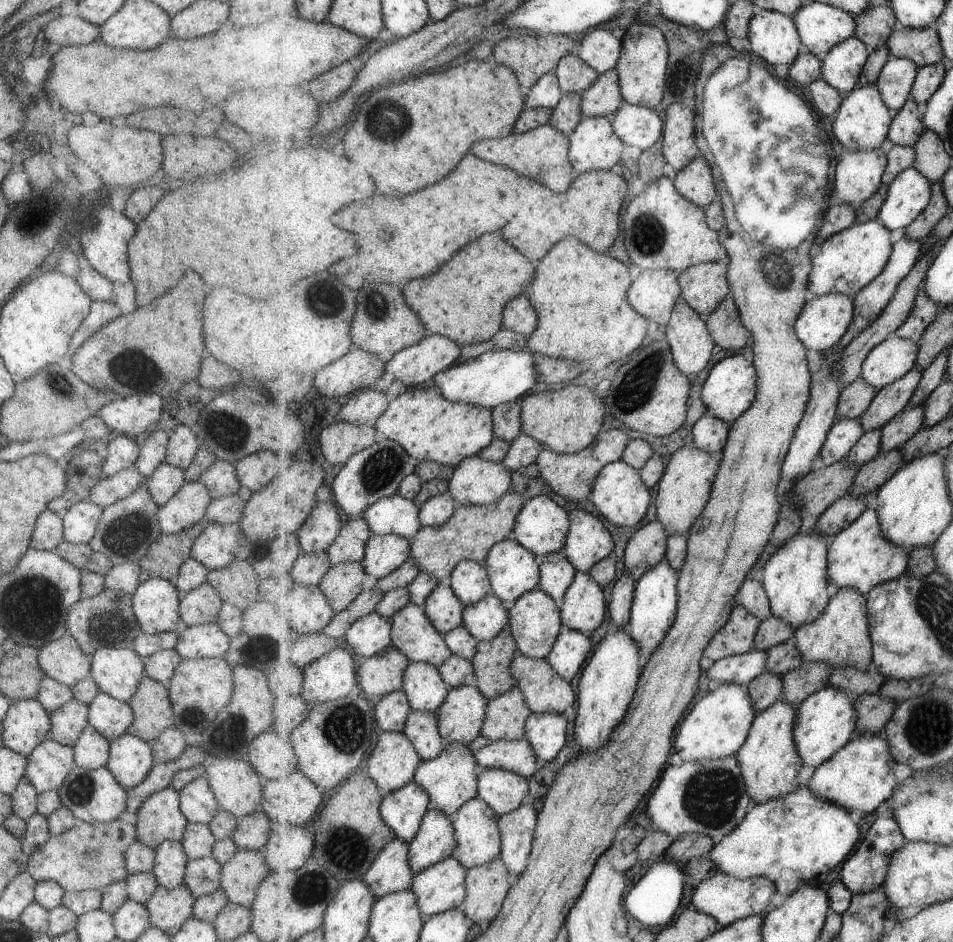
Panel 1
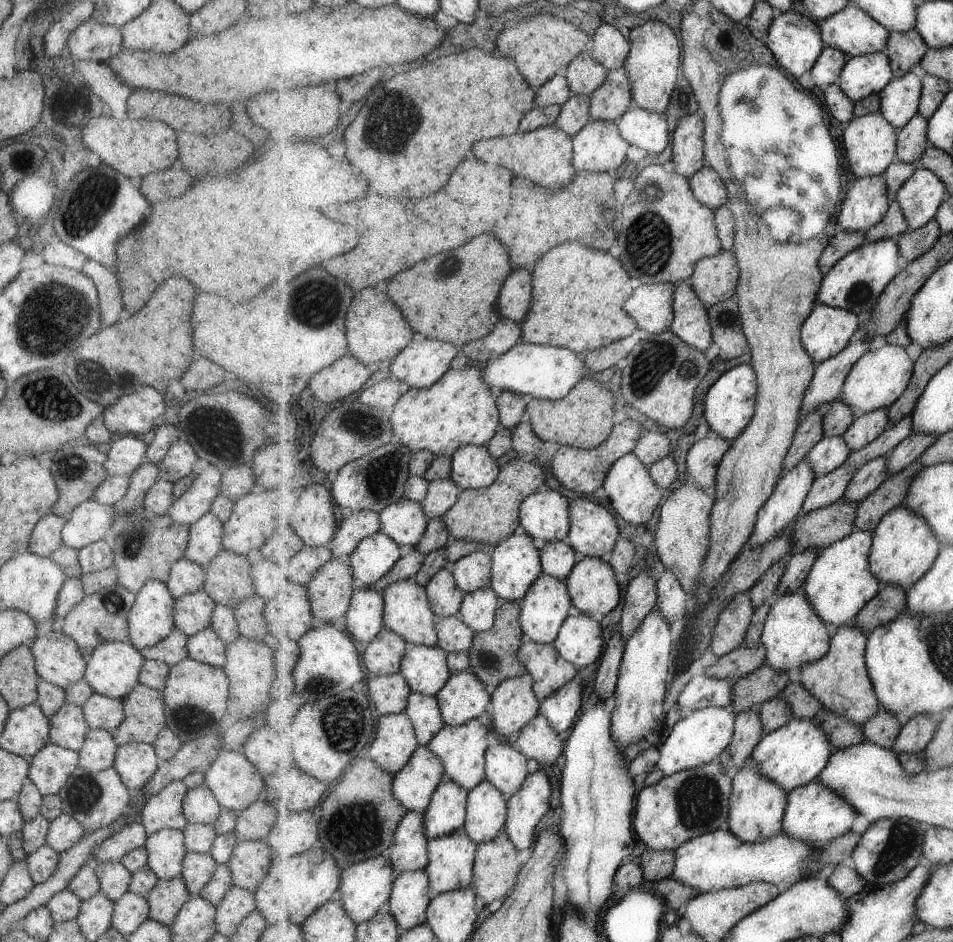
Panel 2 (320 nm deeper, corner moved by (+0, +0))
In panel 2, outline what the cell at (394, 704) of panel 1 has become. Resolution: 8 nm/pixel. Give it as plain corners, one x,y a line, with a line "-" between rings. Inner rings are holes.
400,671
391,676
370,676
369,696
380,716
406,712
412,690

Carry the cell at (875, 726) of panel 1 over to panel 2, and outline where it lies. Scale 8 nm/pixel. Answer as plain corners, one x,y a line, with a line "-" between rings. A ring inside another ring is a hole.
827,709
819,711
813,722
826,730
831,744
836,749
849,748
850,746
861,744
866,740
862,726
860,727
845,717

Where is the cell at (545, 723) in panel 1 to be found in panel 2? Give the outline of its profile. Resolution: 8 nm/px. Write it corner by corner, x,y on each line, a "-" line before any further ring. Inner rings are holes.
577,679
542,701
539,714
550,721
555,732
564,733
571,726
575,727
577,716
581,714
581,702
583,702
583,686

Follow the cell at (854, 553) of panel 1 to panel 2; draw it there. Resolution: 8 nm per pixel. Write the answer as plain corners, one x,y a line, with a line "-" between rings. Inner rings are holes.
856,528
851,536
819,552
802,591
824,622
838,628
853,623
863,607
879,594
882,582
870,569
873,542
873,534

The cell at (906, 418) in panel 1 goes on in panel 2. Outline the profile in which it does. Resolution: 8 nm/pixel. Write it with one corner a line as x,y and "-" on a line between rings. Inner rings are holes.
879,457
860,468
851,479
843,501
861,504
890,477
887,458

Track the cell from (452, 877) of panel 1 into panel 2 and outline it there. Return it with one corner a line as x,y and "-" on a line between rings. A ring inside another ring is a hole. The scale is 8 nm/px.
464,829
428,840
430,864
425,872
430,877
432,895
469,888
474,882
477,851
478,845

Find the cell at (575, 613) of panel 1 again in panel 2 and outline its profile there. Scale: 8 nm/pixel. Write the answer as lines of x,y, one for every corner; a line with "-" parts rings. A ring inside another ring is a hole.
580,557
566,584
571,600
581,614
605,616
623,600
617,574
607,559

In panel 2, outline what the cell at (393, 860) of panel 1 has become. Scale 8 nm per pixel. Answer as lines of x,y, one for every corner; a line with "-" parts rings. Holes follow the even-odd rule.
408,812
402,823
397,828
394,844
387,854
395,871
399,874
403,872
419,872
427,869
430,864
430,854
428,853
428,838
424,814
421,812

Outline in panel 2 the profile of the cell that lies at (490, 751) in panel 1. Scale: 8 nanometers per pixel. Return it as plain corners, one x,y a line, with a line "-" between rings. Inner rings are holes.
539,714
526,728
520,731
511,744
530,760
535,760
540,767
555,764
566,748
559,732
555,732
550,721

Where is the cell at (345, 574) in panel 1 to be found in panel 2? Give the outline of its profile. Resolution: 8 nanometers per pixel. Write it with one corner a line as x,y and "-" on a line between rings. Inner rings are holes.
348,558
332,559
325,564
307,586
315,616
327,624
346,617
355,592
353,580
355,576

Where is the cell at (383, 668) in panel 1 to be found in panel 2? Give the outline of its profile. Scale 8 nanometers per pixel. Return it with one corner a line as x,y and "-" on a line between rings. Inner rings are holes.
384,628
383,632
368,644
364,654
364,667
370,676
391,676
402,671
402,662
409,644
397,632

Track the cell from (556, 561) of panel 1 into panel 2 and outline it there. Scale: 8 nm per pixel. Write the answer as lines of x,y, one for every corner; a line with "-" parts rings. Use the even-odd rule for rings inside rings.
564,541
540,544
543,573
566,580
578,564
580,555

